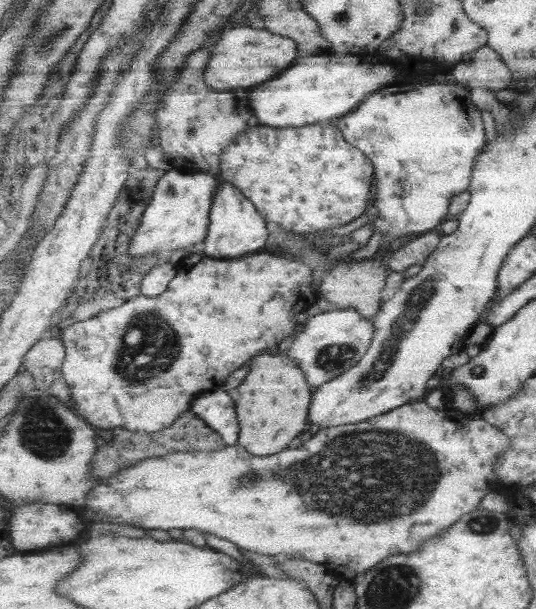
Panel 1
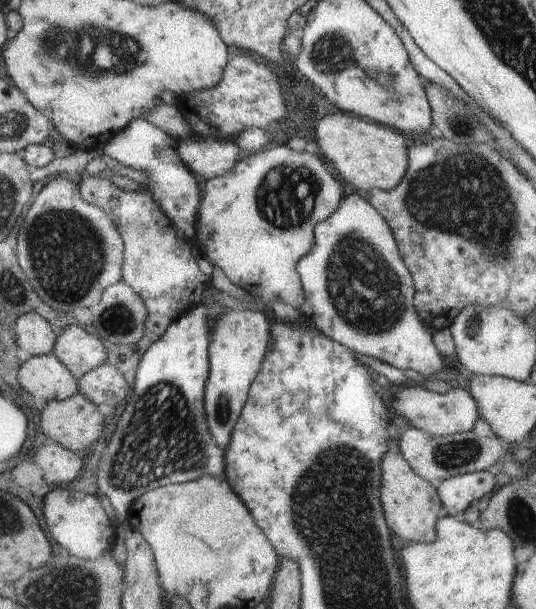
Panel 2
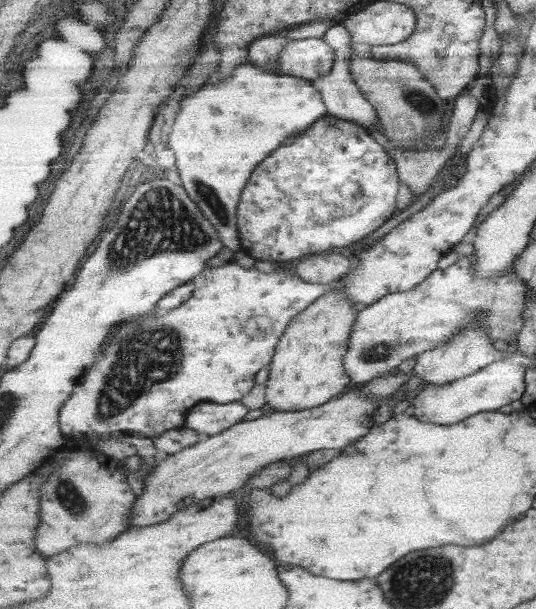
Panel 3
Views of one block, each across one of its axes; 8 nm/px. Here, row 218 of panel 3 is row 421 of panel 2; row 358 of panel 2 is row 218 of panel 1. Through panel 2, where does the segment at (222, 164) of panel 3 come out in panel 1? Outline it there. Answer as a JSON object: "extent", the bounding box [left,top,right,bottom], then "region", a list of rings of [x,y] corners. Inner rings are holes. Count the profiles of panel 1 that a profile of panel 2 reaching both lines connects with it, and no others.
{"extent":[204,179,269,260],"region":[[[220,179],[212,205],[208,237],[204,240],[204,252],[207,252],[207,255],[221,260],[239,258],[239,256],[257,252],[267,244],[267,238],[269,238],[267,222],[257,212],[253,202],[249,202],[249,198],[243,196],[240,188]]]}

